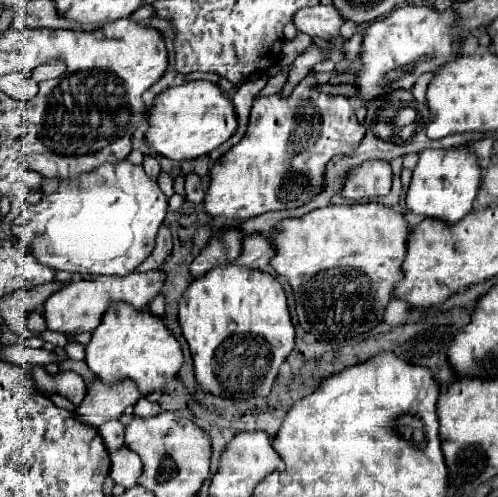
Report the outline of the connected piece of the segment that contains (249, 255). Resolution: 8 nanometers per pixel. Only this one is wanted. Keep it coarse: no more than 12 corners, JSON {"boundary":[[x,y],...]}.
{"boundary":[[264,233],[244,239],[242,255],[234,263],[264,269],[276,253]]}

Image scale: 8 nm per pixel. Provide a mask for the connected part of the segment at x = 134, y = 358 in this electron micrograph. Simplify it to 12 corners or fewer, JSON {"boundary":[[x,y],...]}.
{"boundary":[[114,301],[86,345],[102,381],[148,395],[184,357],[162,317]]}

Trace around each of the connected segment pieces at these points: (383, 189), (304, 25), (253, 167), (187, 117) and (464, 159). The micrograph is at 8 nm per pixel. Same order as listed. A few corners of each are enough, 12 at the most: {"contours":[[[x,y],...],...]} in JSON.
{"contours":[[[364,161],[342,189],[348,201],[390,193],[388,161]],[[334,5],[300,9],[298,31],[328,41],[340,35],[344,17]],[[308,73],[258,95],[204,207],[248,219],[306,205],[366,129]],[[220,85],[160,93],[146,141],[174,161],[226,143],[238,115]],[[468,147],[426,149],[406,205],[446,223],[470,213],[482,167]]]}

